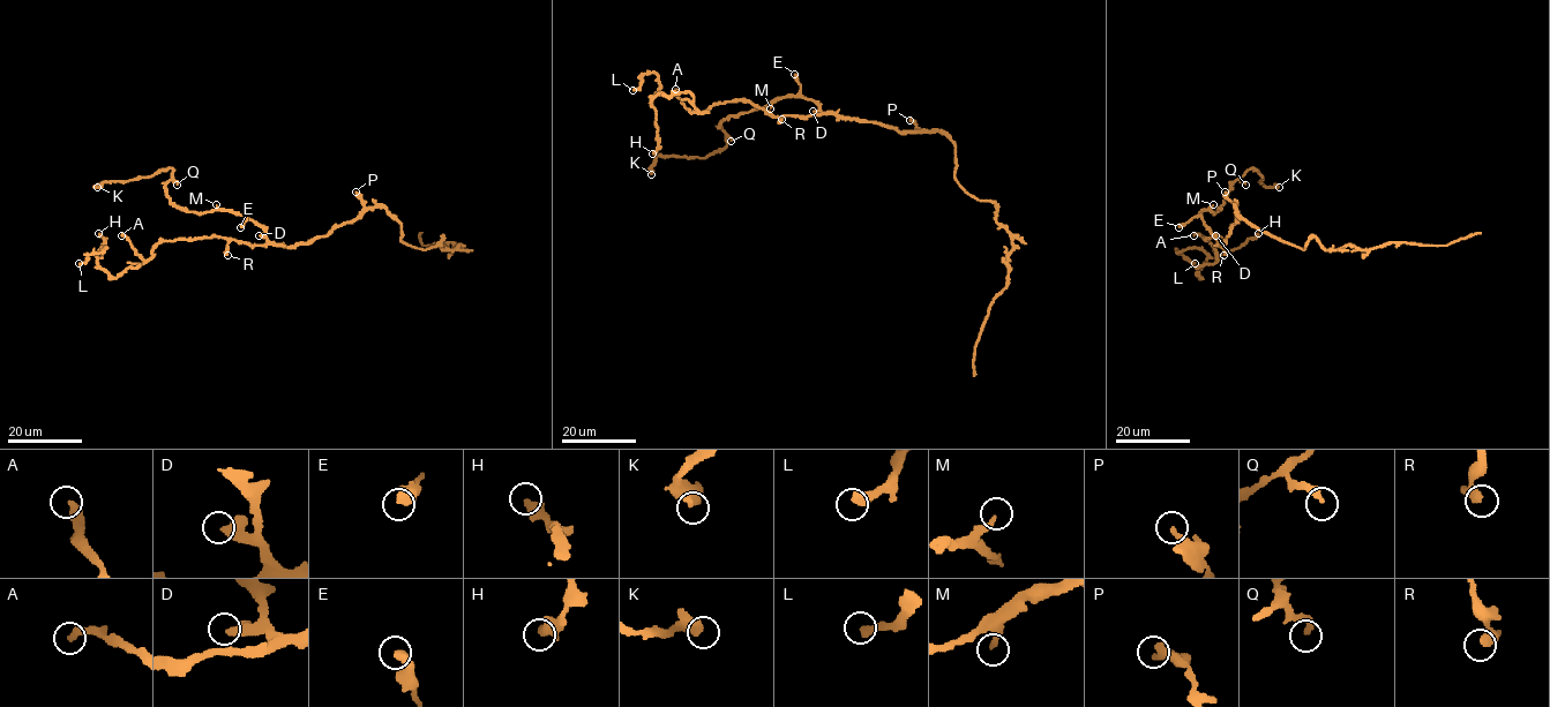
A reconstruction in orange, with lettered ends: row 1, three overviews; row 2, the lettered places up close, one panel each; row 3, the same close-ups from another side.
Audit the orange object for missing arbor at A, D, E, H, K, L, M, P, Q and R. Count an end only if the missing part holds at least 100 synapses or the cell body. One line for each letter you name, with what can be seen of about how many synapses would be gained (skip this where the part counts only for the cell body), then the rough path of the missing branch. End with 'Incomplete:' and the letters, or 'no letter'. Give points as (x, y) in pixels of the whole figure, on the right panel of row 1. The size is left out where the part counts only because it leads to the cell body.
Incomplete: no letter

